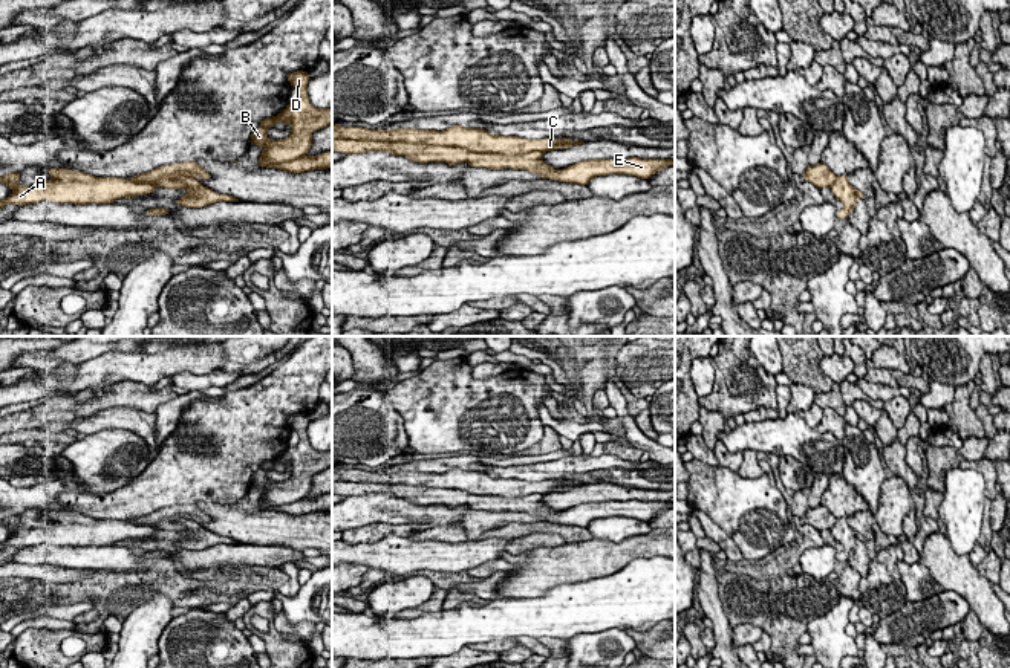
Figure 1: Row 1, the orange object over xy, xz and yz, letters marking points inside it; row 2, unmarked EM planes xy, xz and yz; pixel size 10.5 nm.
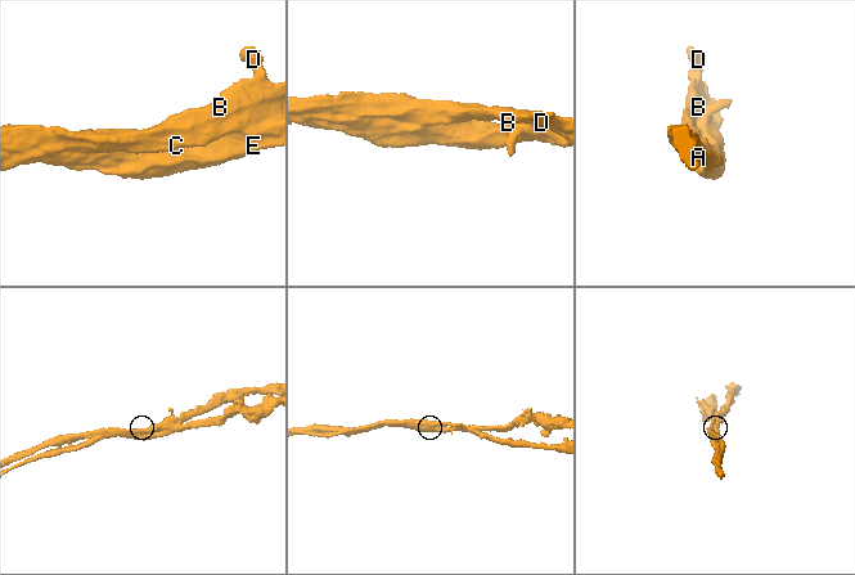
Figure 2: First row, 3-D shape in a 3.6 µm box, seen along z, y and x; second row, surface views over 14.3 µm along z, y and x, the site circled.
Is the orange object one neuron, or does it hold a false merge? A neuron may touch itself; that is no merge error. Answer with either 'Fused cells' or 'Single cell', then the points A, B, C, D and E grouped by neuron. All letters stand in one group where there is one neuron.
Fused cells. Groups: A E / B C D

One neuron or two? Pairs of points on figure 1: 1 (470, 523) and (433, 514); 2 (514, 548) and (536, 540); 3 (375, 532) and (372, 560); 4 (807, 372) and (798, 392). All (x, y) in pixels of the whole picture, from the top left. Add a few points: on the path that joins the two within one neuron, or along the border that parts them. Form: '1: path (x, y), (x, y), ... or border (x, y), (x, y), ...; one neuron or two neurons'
1: border (467, 509), (459, 523), (469, 538); two neurons
2: path (519, 546), (531, 541); one neuron
3: border (409, 535), (386, 535), (371, 543), (348, 544); two neurons
4: border (793, 382), (802, 382), (816, 392); two neurons

